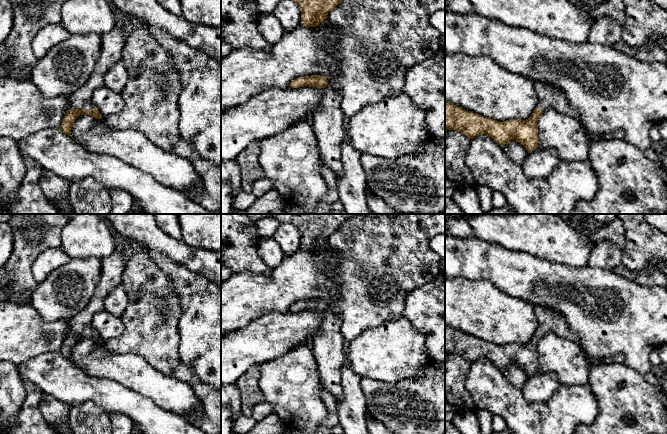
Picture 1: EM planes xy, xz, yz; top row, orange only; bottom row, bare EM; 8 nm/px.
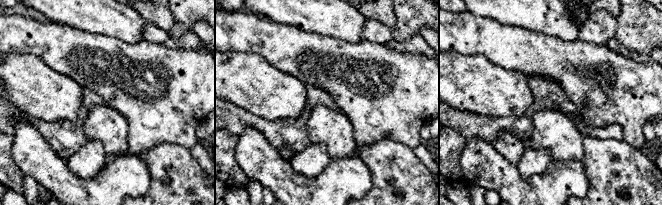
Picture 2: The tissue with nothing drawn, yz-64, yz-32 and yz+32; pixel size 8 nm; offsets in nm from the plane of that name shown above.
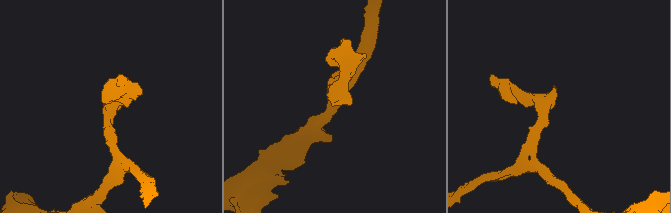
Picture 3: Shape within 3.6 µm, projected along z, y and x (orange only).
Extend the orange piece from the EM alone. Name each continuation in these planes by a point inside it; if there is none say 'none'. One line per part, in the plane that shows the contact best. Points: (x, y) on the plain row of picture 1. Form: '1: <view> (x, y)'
1: xy (112, 266)

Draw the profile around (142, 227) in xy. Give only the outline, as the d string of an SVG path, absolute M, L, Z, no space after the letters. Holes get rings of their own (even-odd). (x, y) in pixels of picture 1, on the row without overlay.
M100 214L125 238L137 240L141 246L157 250L172 261L202 274L221 288L221 251L190 247L162 231L155 214Z

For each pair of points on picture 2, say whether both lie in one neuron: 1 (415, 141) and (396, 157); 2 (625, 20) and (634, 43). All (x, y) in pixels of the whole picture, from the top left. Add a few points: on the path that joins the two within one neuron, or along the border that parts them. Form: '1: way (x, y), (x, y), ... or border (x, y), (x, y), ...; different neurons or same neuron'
1: border (386, 138), (403, 143), (413, 150); different neurons
2: way (631, 26), (634, 30), (634, 37); same neuron

